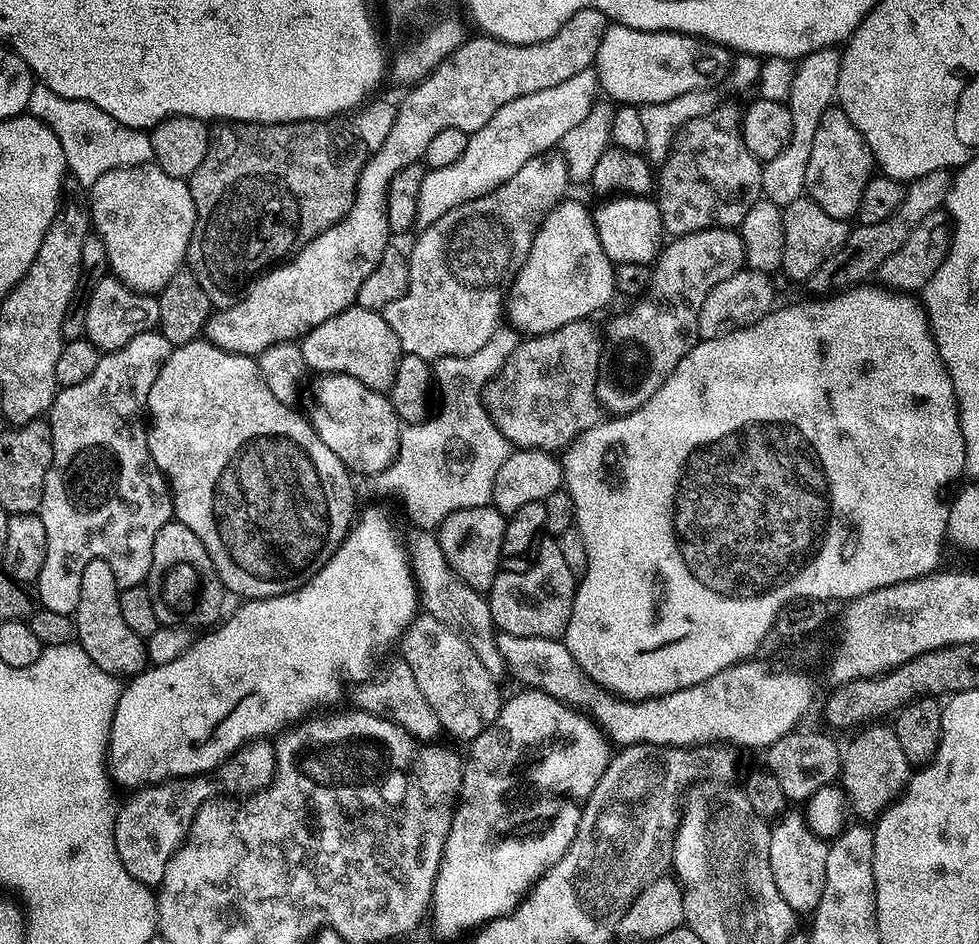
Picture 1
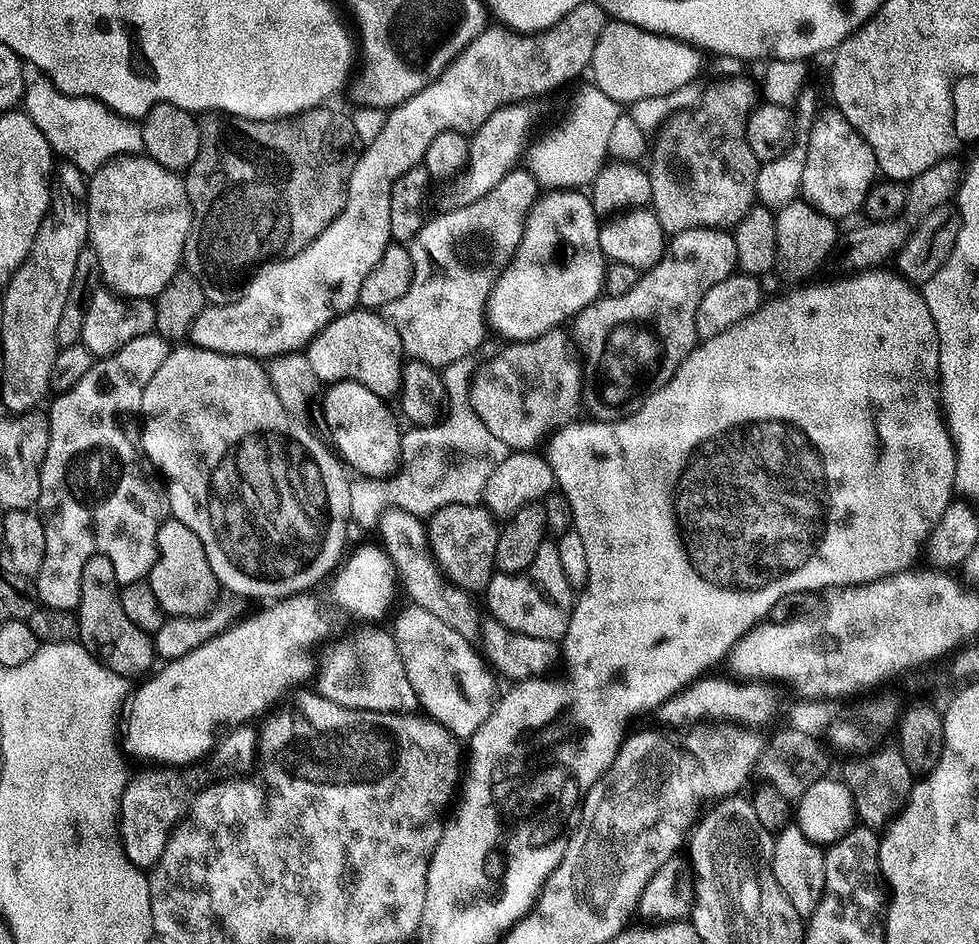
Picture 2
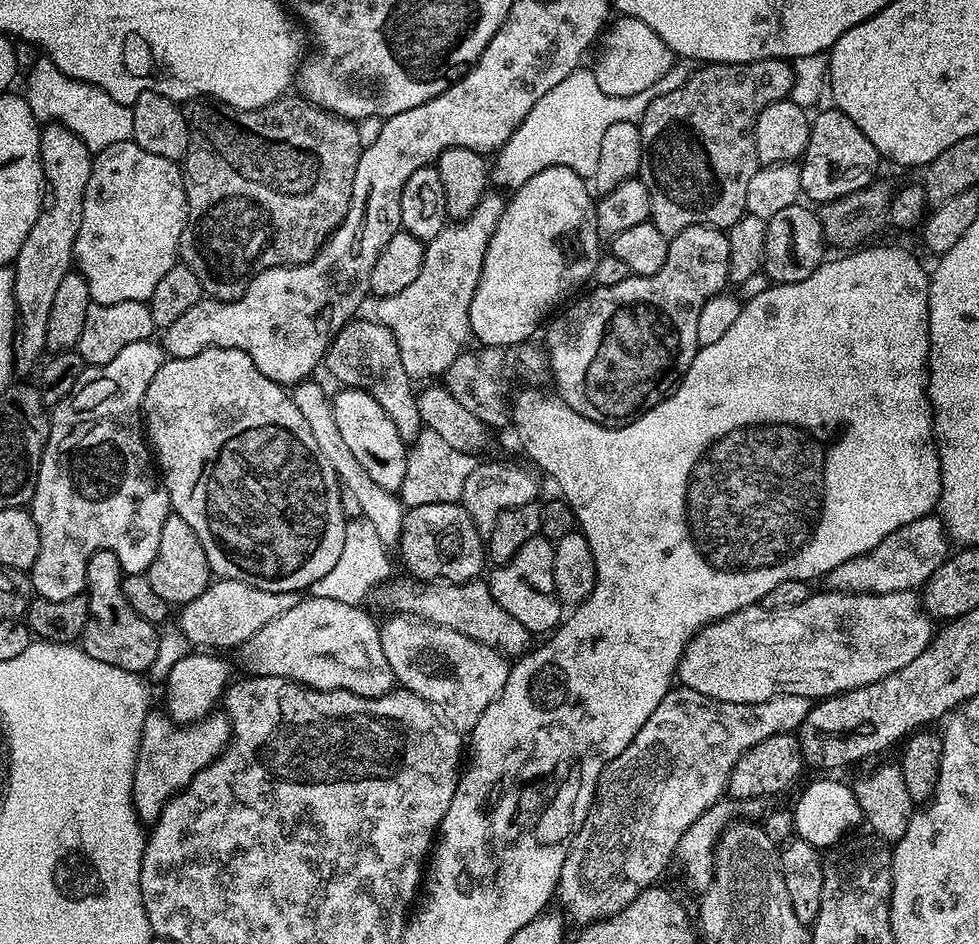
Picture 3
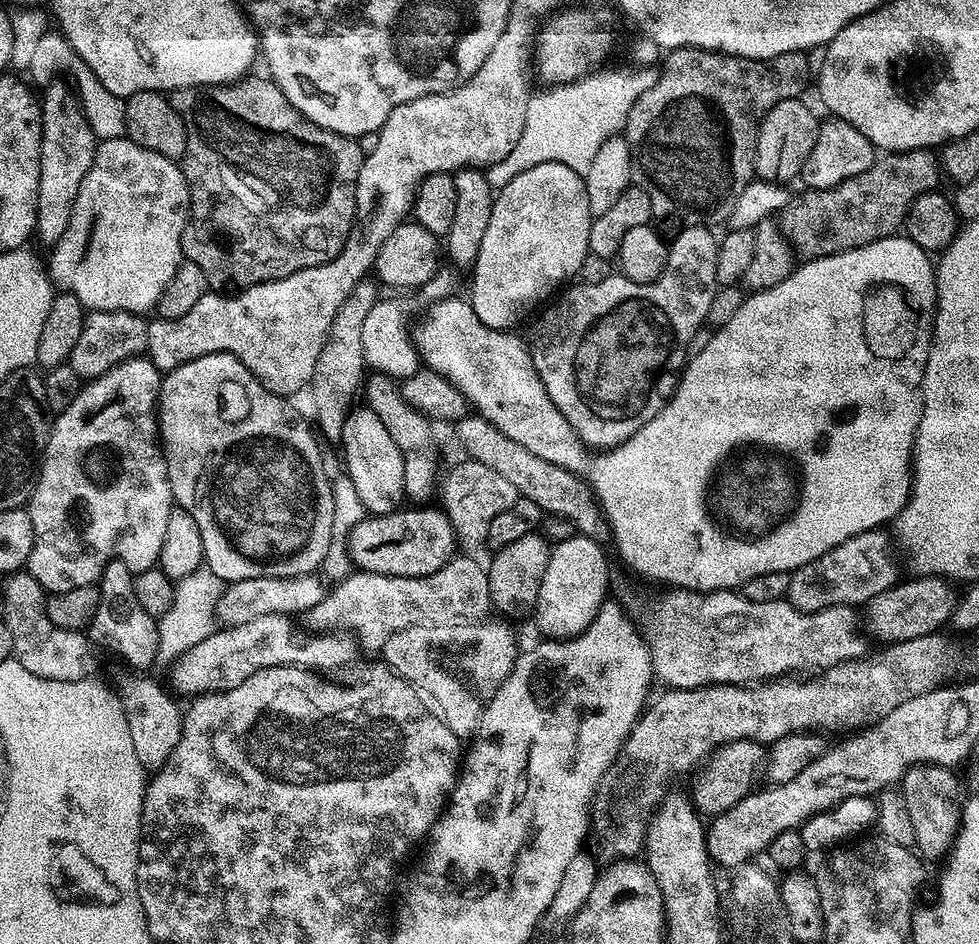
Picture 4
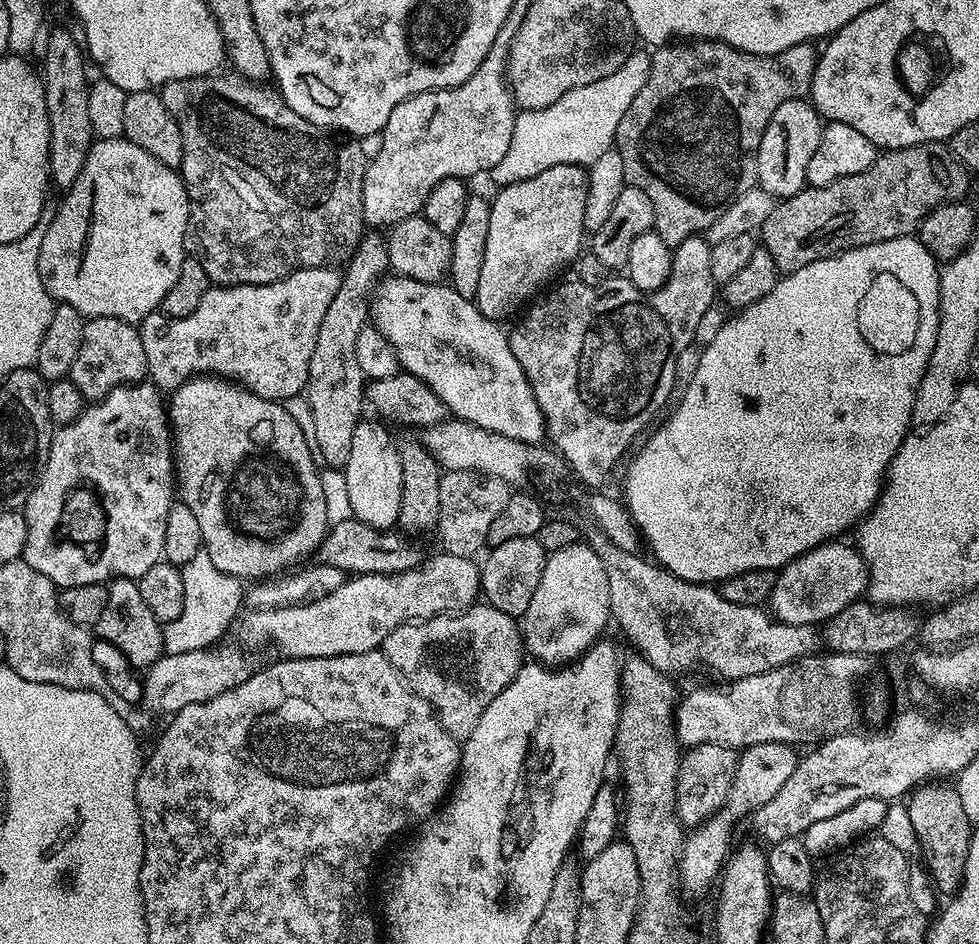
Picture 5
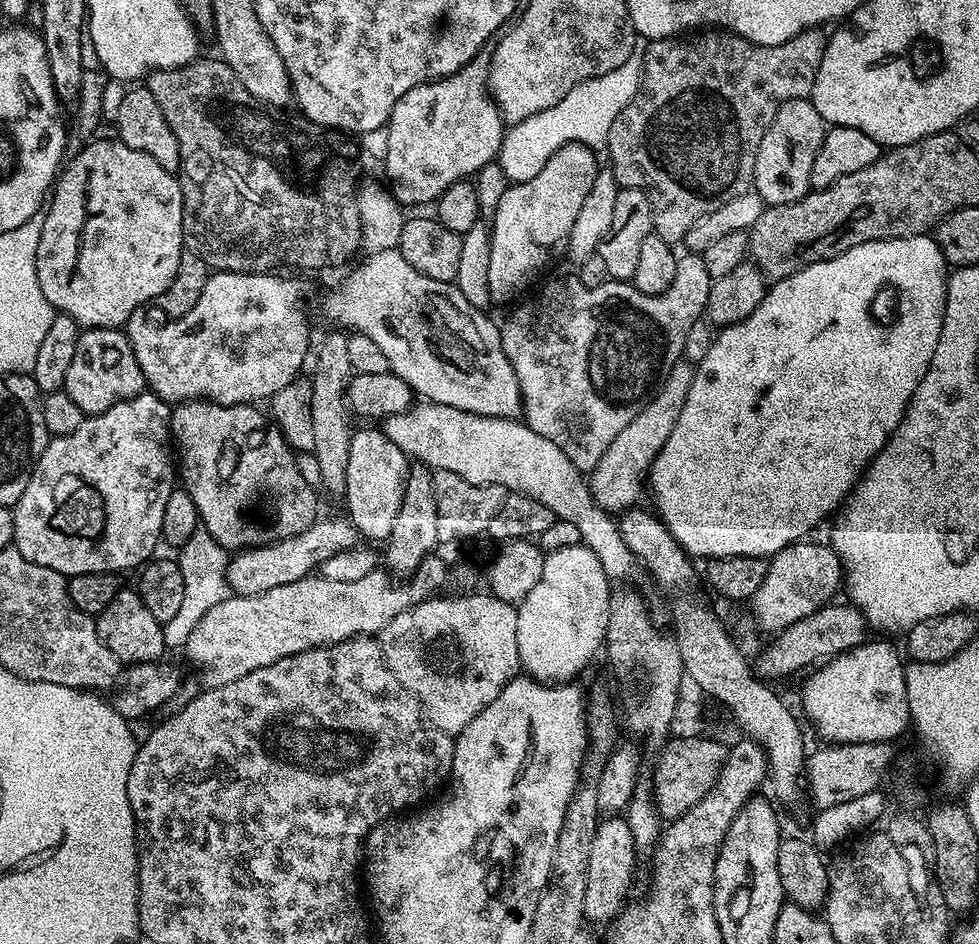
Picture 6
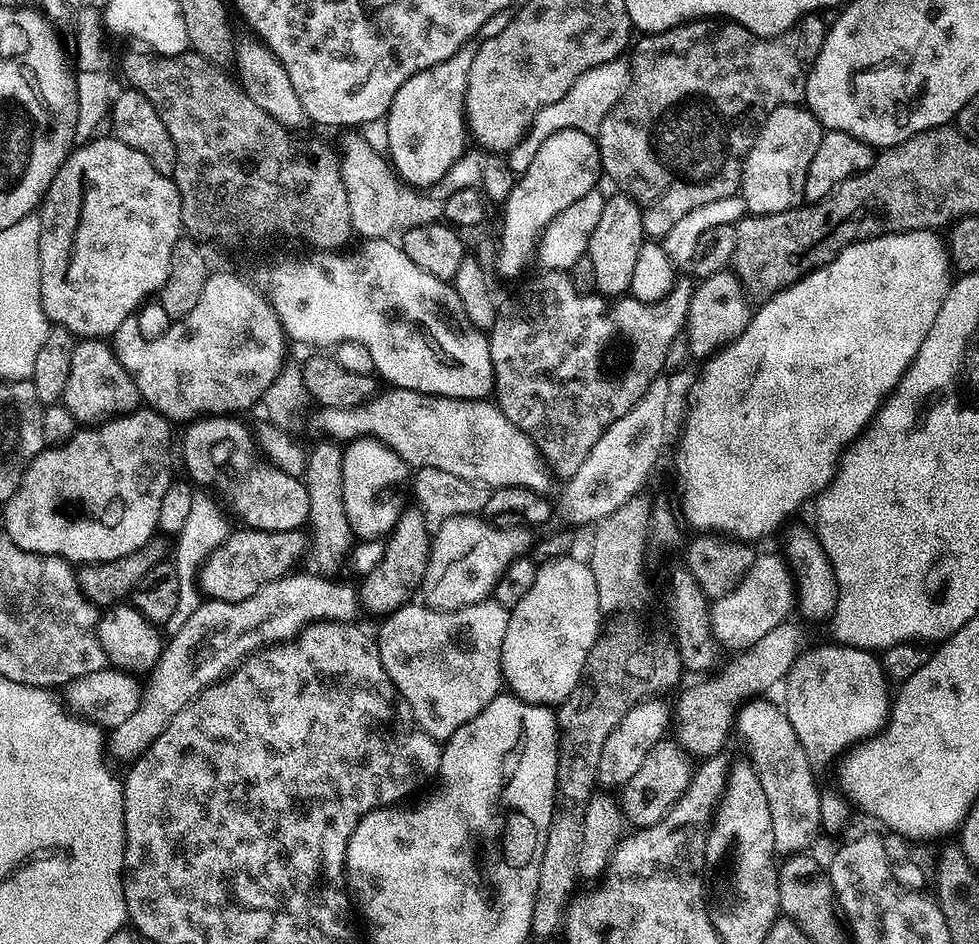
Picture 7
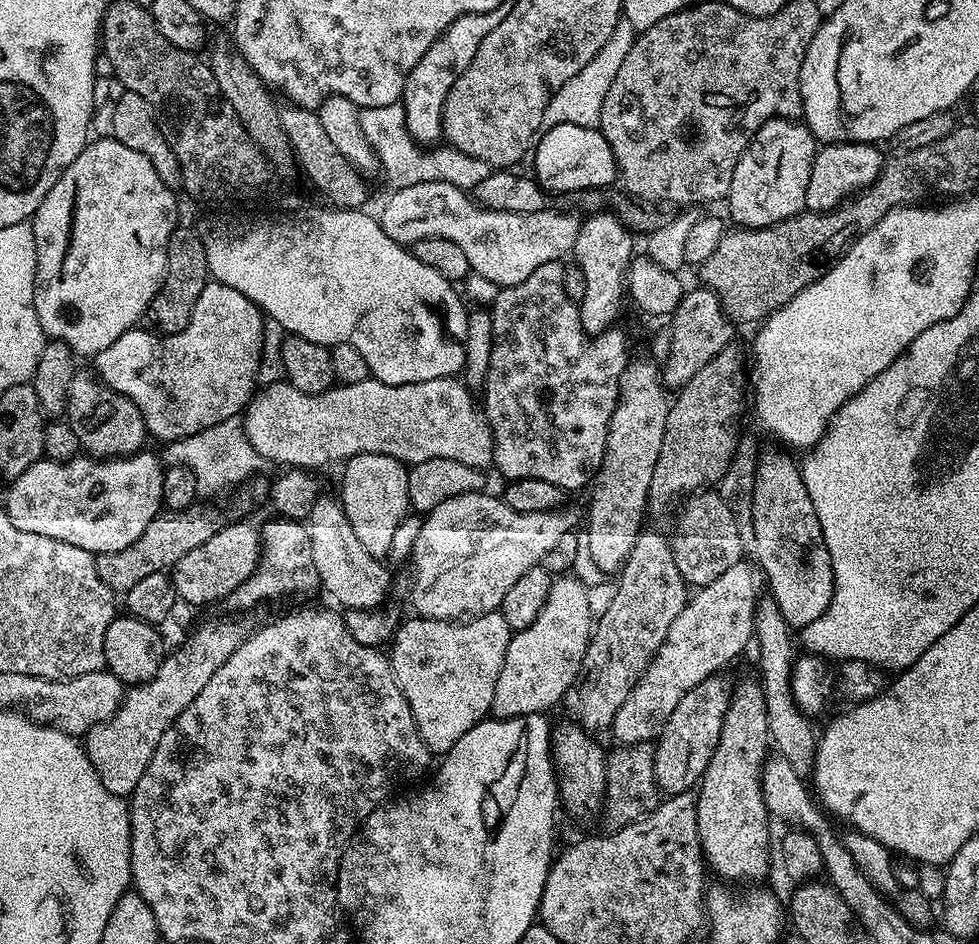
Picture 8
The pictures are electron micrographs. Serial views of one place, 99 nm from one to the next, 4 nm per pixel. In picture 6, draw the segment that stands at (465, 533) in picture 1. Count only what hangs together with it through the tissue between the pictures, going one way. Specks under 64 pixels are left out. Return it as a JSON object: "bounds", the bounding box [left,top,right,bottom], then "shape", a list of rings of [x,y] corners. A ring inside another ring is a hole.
{"bounds":[227,518,357,596],"shape":[[[317,518],[310,527],[302,530],[302,534],[237,551],[228,562],[227,585],[235,595],[257,596],[266,590],[274,590],[274,586],[286,586],[286,582],[298,582],[313,575],[332,555],[355,548],[357,544],[356,527],[347,519]]]}

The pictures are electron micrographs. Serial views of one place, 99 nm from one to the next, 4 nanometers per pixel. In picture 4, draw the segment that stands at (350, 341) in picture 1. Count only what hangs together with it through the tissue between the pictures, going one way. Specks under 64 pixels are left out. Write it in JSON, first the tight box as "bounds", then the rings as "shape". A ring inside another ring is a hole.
{"bounds":[362,371,440,502],"shape":[[[373,371],[362,385],[362,396],[365,396],[367,407],[382,418],[382,426],[390,430],[390,438],[398,446],[402,454],[402,482],[404,483],[405,497],[416,502],[428,502],[432,491],[437,491],[438,476],[436,480],[436,463],[440,460],[440,452],[436,449],[436,432],[433,421],[429,420],[423,412],[418,411],[404,396],[404,389],[393,377],[385,372]]]}

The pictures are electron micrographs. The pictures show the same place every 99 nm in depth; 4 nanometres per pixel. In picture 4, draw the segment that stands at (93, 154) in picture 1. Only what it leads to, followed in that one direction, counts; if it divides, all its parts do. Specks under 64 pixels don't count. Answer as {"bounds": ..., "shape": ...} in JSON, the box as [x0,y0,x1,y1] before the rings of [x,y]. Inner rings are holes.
{"bounds":[26,30,125,141],"shape":[[[47,30],[42,35],[26,72],[29,77],[32,76],[33,81],[31,80],[31,83],[33,85],[47,86],[59,81],[61,78],[67,81],[79,101],[80,108],[84,111],[86,122],[90,122],[90,130],[94,130],[97,141],[125,135],[125,97],[118,94],[110,94],[110,90],[106,90],[106,86],[102,86],[102,82],[98,82],[94,70],[90,70],[90,66],[86,66],[86,62],[82,62],[82,58],[78,58],[76,51],[72,49],[68,40],[60,35],[59,31]]]}

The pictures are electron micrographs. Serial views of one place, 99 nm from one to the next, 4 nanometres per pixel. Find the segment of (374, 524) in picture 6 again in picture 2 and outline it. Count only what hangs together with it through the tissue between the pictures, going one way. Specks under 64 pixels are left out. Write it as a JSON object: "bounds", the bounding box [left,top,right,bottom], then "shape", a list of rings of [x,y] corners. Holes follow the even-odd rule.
{"bounds":[323,380,402,477],"shape":[[[339,380],[337,384],[327,385],[323,396],[324,424],[332,431],[331,443],[341,461],[361,477],[392,476],[401,464],[402,428],[396,425],[391,410],[384,405],[387,403],[370,390],[366,390],[366,386],[349,380]]]}

